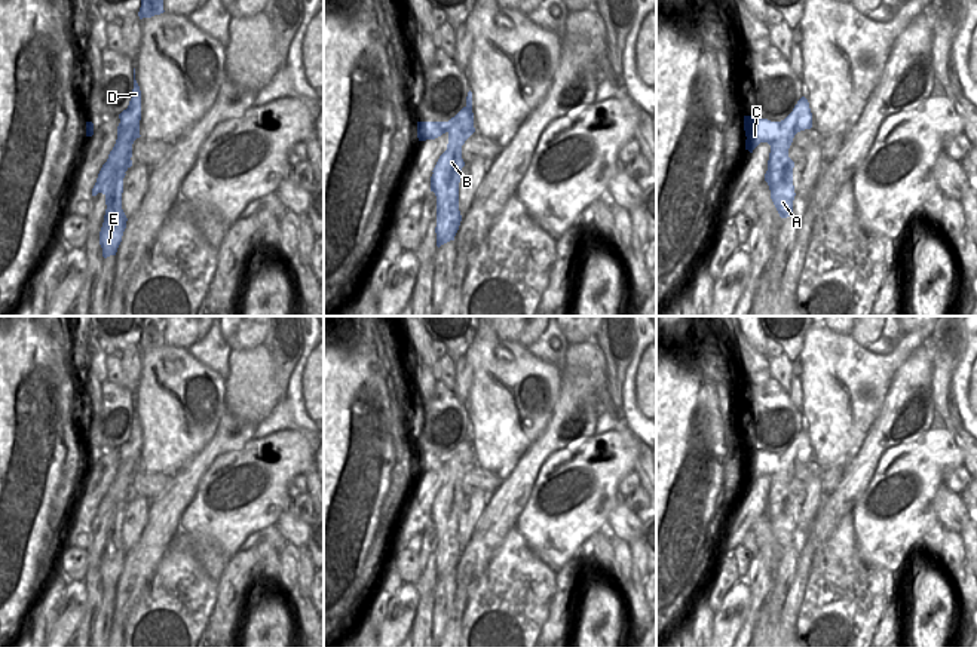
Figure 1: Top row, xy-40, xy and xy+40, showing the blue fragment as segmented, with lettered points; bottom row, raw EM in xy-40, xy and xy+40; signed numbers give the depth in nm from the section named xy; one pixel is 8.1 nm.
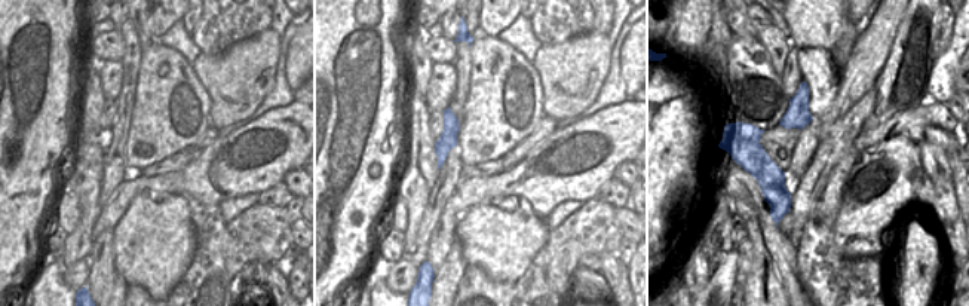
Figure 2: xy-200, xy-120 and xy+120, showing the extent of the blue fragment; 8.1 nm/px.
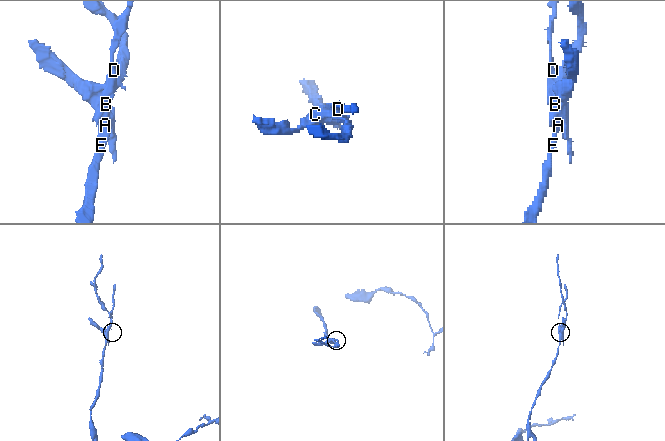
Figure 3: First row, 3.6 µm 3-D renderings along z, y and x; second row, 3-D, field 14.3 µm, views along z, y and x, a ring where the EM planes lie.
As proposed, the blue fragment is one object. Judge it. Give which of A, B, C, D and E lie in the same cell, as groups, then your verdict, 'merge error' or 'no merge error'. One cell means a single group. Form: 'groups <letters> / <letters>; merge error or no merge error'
groups A B C E / D; merge error

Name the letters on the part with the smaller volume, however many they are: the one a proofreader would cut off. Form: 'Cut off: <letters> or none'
Cut off: D

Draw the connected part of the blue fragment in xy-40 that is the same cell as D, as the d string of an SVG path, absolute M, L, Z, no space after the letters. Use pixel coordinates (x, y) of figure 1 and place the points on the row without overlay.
M134 401L134 421L132 430L126 442L119 447L120 456L117 459L117 472L113 482L108 487L108 493L102 497L97 515L92 521L92 528L102 525L105 528L105 537L108 537L108 521L111 512L119 505L128 503L128 493L132 490L132 476L140 470L140 453L141 453L141 423L135 413Z

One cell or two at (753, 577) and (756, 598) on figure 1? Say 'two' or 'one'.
one

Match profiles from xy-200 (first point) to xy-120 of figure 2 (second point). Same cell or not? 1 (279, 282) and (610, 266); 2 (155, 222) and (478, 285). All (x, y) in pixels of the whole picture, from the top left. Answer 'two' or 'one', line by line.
1: one
2: two

